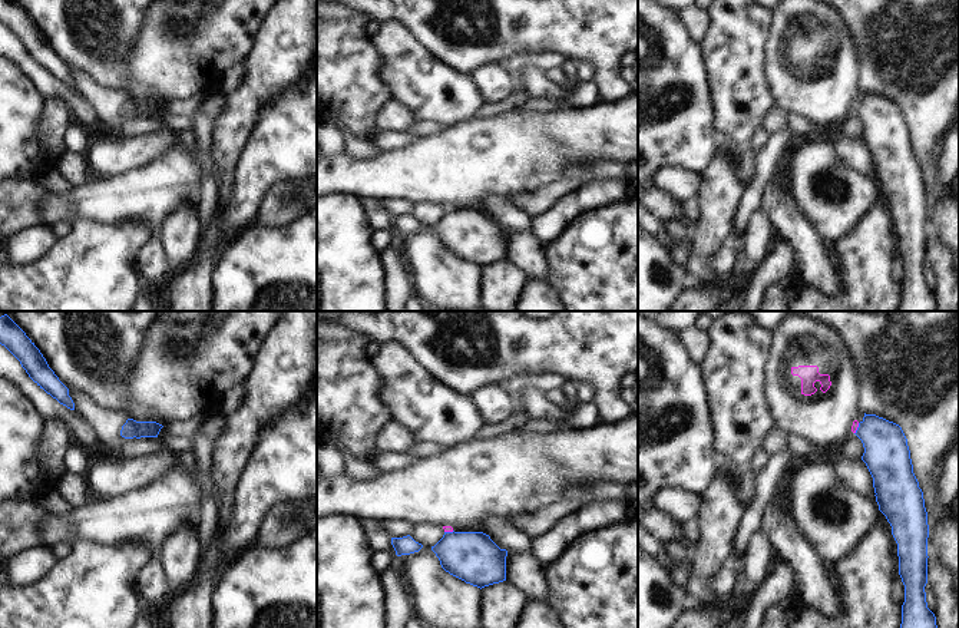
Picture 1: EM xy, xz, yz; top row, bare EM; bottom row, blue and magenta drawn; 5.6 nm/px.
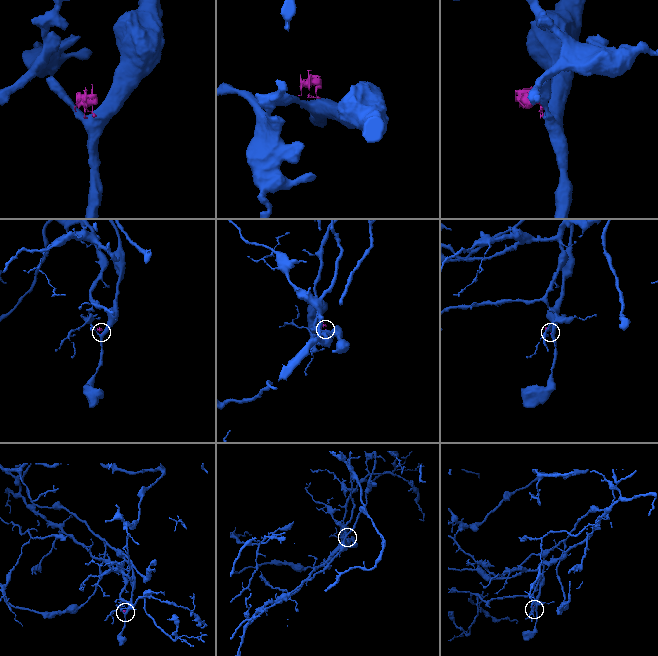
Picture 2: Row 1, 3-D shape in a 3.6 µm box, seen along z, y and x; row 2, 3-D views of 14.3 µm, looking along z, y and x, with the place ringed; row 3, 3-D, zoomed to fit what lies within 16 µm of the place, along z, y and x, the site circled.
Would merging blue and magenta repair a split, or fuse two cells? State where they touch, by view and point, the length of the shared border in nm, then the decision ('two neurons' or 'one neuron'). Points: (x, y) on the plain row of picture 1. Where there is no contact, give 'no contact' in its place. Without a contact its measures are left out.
yz (857, 108) | 70 nm | two neurons

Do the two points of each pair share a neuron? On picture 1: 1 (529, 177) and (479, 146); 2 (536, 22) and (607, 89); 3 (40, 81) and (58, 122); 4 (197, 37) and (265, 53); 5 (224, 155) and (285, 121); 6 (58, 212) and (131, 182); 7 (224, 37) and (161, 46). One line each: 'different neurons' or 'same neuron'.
1: same neuron
2: same neuron
3: different neurons
4: different neurons
5: different neurons
6: same neuron
7: same neuron

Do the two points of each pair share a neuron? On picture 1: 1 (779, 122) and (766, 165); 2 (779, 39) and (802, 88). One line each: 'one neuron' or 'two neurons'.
1: two neurons
2: one neuron

